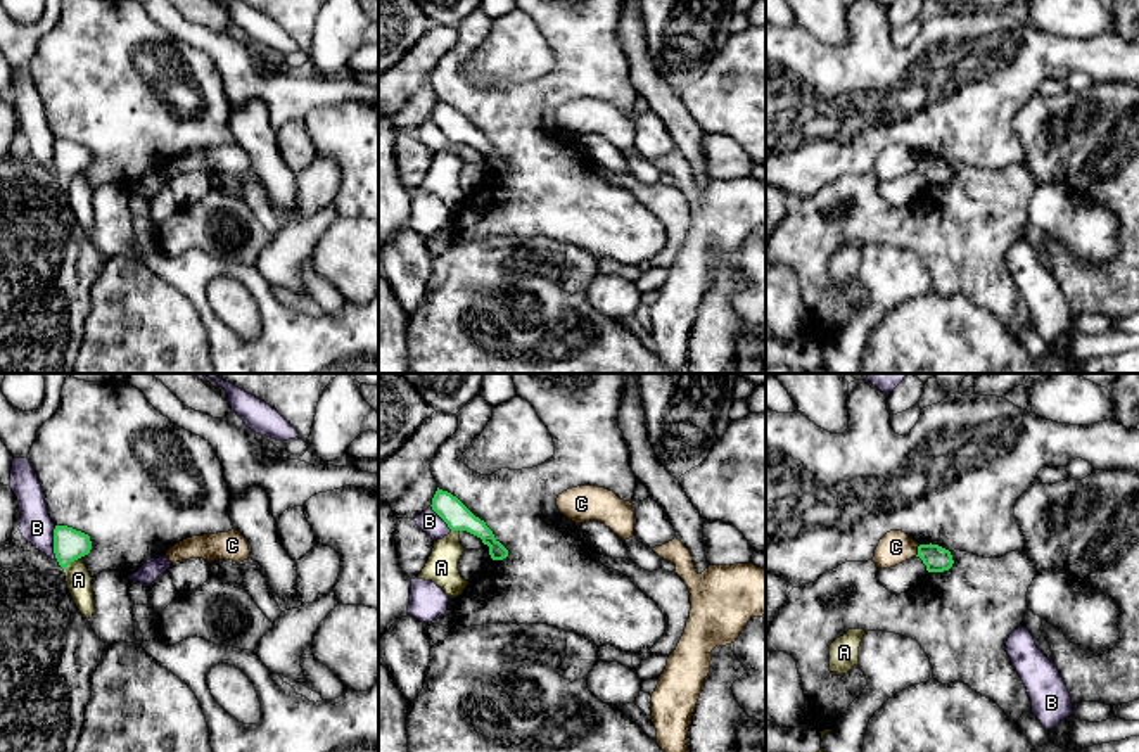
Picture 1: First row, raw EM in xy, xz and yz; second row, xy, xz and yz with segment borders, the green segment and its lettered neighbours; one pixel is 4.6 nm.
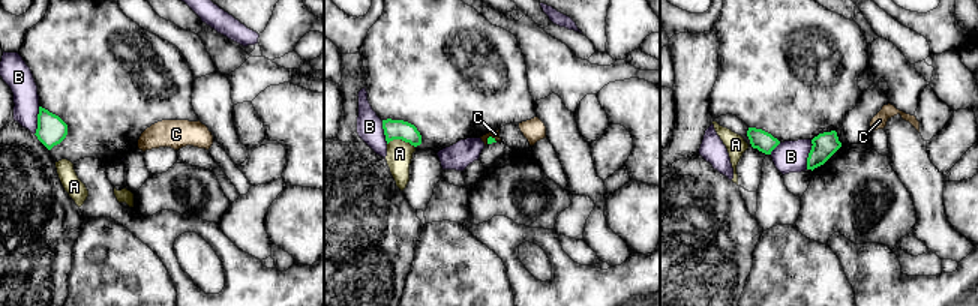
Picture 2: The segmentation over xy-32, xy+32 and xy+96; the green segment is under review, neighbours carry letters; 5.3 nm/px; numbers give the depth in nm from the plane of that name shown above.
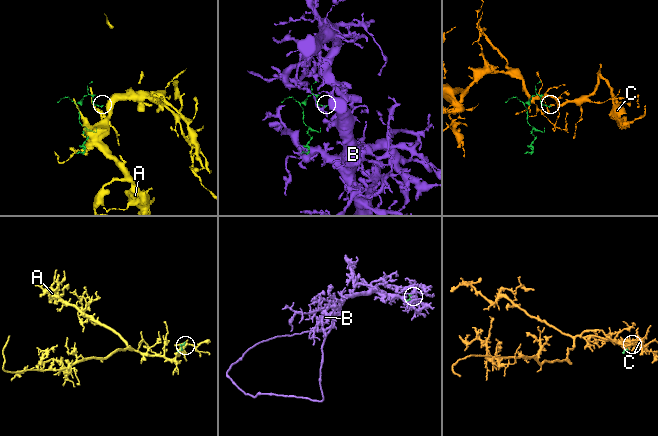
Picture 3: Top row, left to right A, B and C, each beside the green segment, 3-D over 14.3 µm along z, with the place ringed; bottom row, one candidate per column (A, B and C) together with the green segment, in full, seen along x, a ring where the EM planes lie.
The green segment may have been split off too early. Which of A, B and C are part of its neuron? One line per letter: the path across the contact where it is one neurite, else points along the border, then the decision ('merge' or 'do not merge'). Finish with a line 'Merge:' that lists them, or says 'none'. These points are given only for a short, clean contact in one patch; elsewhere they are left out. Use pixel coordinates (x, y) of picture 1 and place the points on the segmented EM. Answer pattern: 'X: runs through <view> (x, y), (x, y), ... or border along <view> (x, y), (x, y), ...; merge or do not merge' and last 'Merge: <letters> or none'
A: do not merge
B: do not merge
C: border along yz (920, 545), (915, 555); do not merge
Merge: none

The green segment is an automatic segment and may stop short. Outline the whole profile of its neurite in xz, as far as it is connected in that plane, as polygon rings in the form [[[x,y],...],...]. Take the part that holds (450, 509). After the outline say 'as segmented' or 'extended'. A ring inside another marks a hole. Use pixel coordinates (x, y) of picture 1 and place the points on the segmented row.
[[[437,488],[432,498],[432,510],[448,524],[451,531],[467,531],[489,546],[493,560],[508,557],[508,550],[494,538],[484,520],[475,517],[456,496]]] | as segmented

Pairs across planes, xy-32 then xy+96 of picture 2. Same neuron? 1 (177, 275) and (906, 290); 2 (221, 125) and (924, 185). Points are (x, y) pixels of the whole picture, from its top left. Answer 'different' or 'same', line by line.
1: same
2: same

